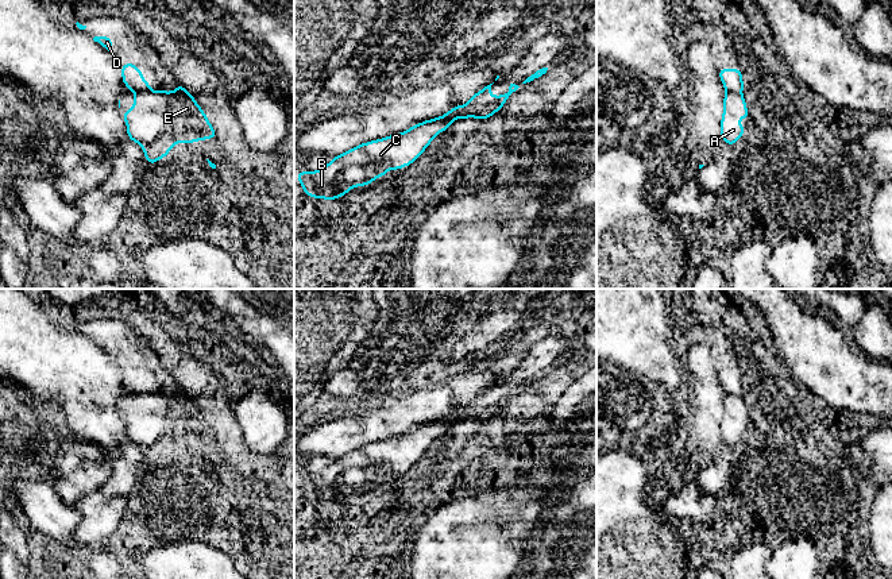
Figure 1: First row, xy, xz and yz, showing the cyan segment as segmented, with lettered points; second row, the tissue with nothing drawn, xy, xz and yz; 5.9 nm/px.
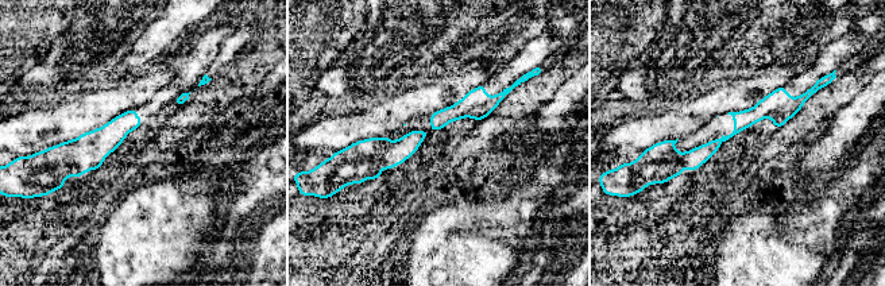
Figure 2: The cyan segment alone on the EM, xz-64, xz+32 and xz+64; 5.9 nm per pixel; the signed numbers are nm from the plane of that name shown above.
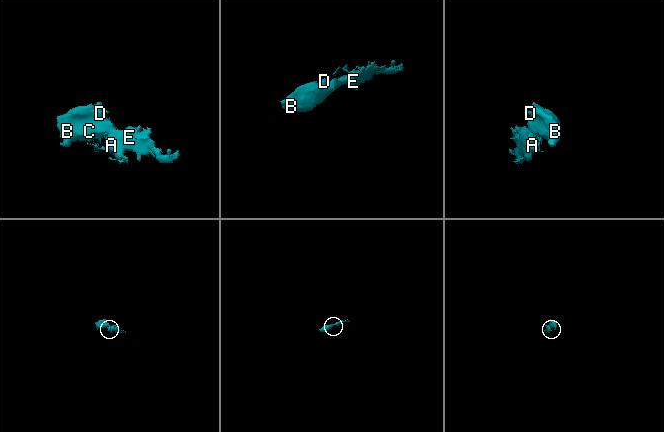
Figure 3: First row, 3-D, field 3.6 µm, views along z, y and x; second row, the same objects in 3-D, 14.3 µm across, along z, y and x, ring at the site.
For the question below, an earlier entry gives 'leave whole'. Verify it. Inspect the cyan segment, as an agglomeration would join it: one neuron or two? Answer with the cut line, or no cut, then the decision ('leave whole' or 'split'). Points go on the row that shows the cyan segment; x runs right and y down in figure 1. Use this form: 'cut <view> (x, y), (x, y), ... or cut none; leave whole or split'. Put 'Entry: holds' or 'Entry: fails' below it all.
cut xy (149, 89), (134, 92); split
Entry: fails

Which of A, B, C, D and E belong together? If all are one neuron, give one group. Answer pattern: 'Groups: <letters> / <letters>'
Groups: A E / B C D

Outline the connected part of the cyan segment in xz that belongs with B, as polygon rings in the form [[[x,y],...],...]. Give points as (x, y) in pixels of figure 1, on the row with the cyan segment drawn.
[[[441,117],[425,120],[401,134],[362,143],[332,158],[332,161],[320,170],[298,171],[296,178],[302,185],[304,194],[313,198],[337,200],[352,188],[372,184],[375,178],[383,177],[389,169],[398,170],[410,166],[425,151],[435,136],[448,130],[449,126],[451,123]]]

